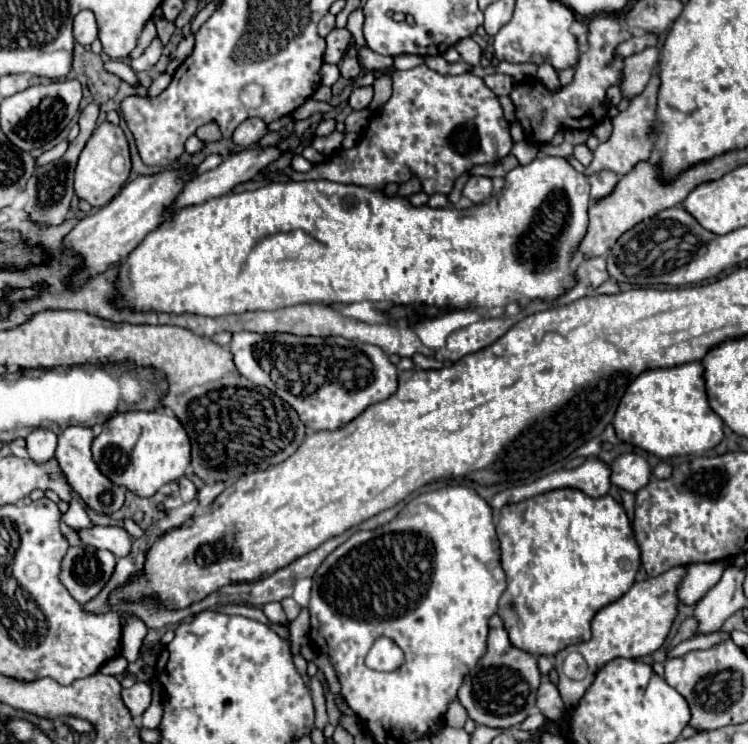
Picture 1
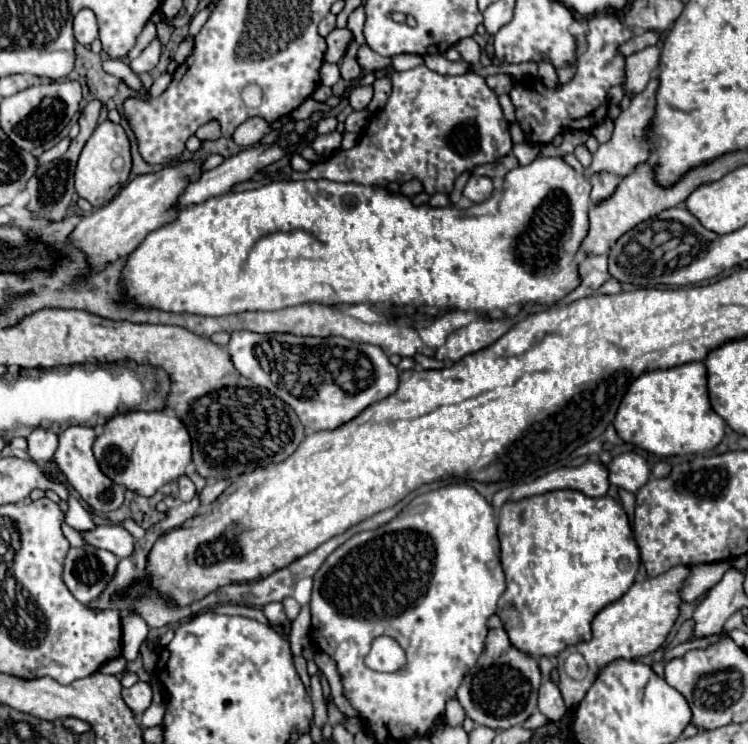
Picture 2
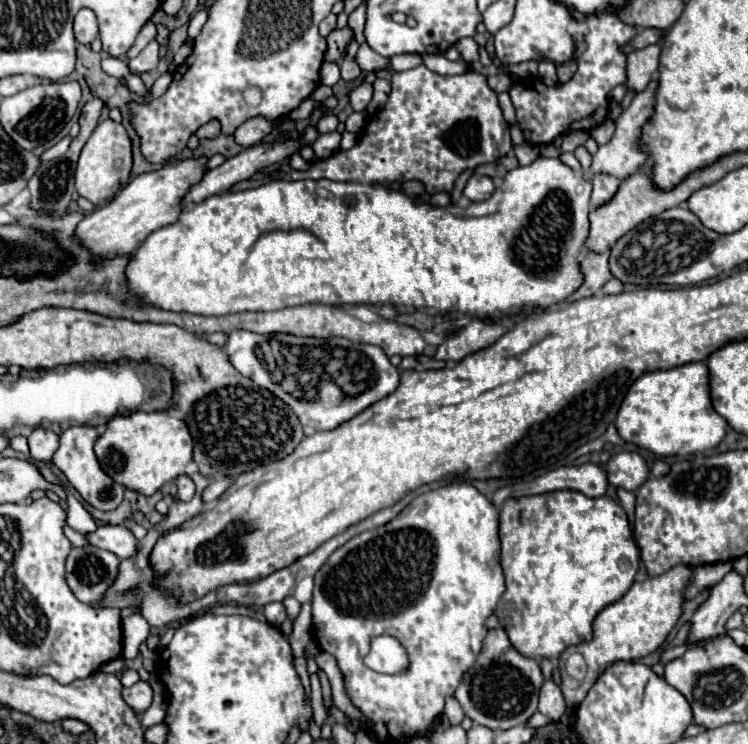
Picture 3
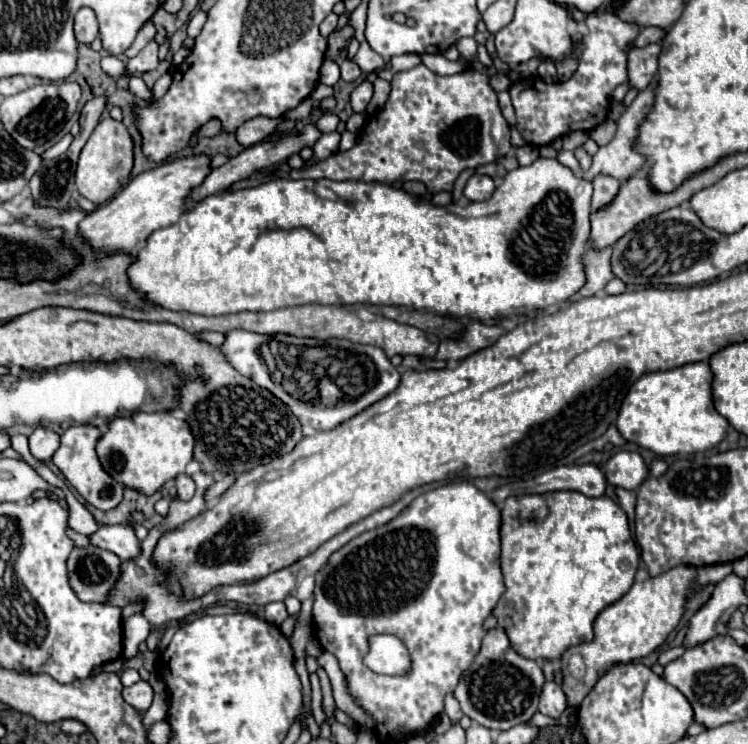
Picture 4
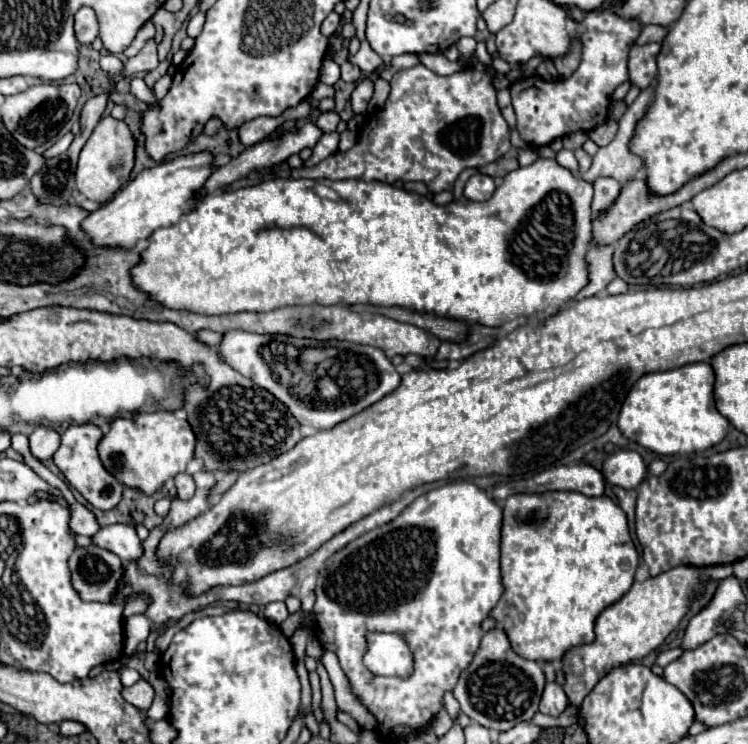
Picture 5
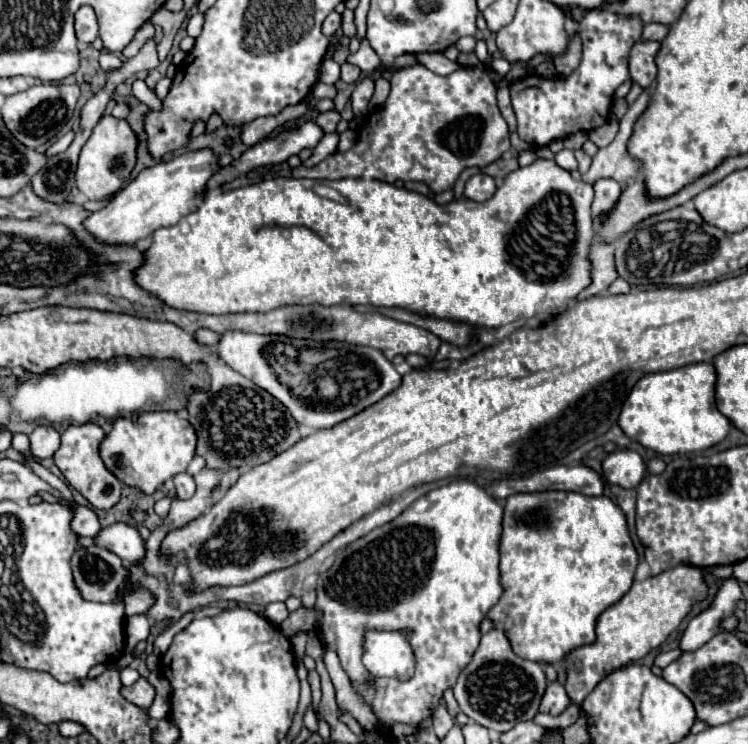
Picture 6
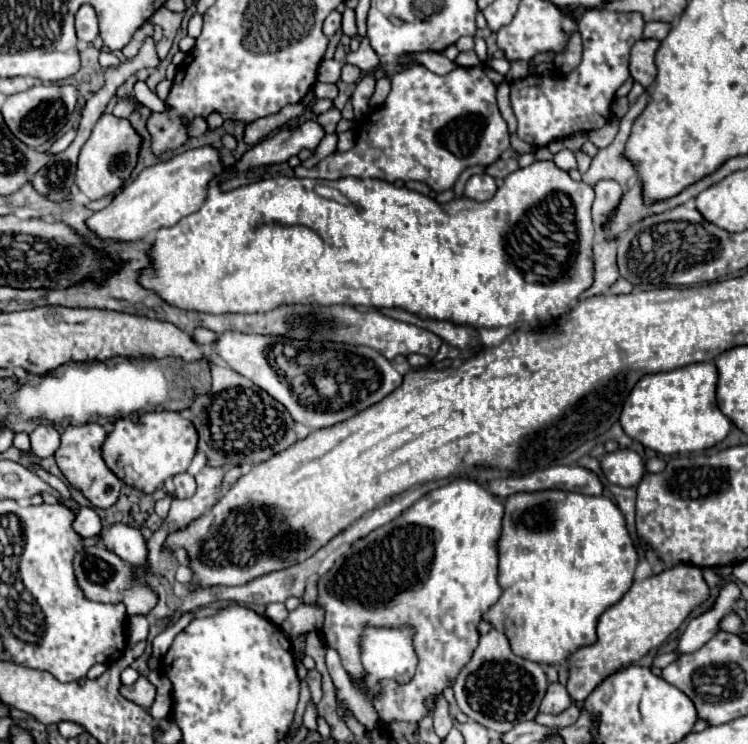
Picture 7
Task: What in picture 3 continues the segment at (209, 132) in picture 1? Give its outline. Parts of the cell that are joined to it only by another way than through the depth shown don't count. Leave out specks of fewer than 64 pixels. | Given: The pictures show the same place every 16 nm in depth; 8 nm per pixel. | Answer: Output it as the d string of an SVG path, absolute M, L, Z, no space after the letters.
M210 120L208 124L204 124L204 126L196 132L198 138L216 138L218 134L220 134L220 122L218 122L218 120Z

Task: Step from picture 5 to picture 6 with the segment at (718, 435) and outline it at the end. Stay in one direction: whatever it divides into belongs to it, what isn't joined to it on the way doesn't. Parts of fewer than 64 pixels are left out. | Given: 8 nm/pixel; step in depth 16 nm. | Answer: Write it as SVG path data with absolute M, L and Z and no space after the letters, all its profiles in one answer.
M708 362L688 364L668 372L646 374L628 394L618 424L628 438L658 454L670 456L702 452L722 442L730 430L730 420L716 408L714 386L716 368Z

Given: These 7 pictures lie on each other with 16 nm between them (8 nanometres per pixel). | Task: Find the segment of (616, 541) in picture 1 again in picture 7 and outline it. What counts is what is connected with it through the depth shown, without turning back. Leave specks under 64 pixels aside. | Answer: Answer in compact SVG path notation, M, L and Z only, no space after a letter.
M540 490L540 492L518 492L506 498L504 502L506 512L504 512L504 520L502 520L502 534L498 538L498 584L502 588L502 596L500 600L488 610L484 612L484 620L488 620L496 630L504 632L506 638L510 640L512 652L516 652L518 656L538 662L542 666L558 666L564 664L578 648L582 646L590 646L596 642L596 624L598 618L604 614L606 608L610 608L612 604L616 604L632 586L632 578L634 578L634 570L638 564L638 554L636 548L628 536L626 524L624 524L624 516L620 512L620 508L616 508L616 504L606 498L606 496L584 496L578 492L566 492L566 490Z

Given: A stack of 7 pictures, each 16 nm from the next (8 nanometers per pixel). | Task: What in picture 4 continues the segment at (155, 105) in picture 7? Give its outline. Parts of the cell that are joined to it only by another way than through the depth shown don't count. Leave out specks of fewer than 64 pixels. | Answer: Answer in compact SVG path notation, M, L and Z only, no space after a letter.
M128 76L128 80L130 80L130 92L134 94L134 96L138 96L140 100L144 100L144 102L154 102L154 96L152 96L152 90L144 84L144 80L142 78L138 78L138 76Z

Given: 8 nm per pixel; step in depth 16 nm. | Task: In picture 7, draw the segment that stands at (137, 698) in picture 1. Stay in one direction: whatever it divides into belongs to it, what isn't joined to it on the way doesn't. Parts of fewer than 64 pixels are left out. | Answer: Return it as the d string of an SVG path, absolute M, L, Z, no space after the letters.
M140 676L132 686L120 686L120 694L144 708L150 708L154 698L156 698L156 686L146 678L146 676Z

